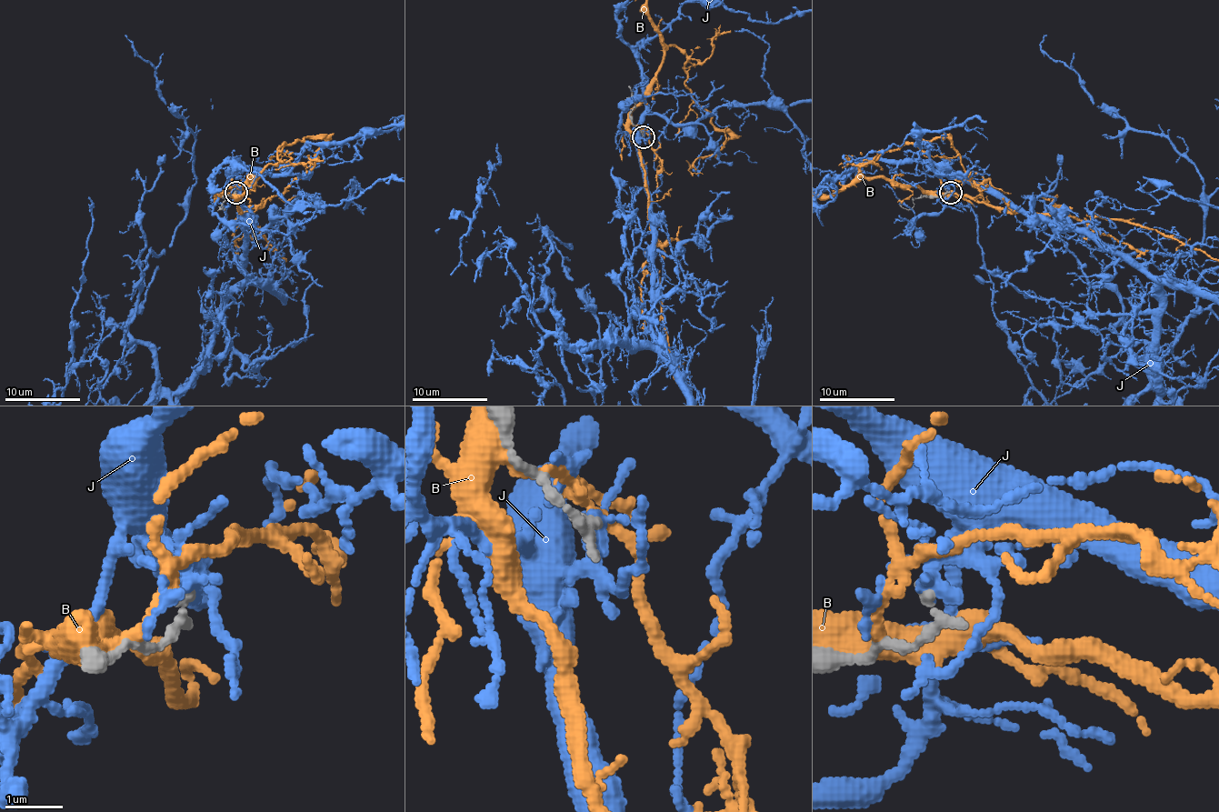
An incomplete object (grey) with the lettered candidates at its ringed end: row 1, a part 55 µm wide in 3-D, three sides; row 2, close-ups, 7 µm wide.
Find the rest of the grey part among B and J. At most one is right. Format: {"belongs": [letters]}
{"belongs": []}

